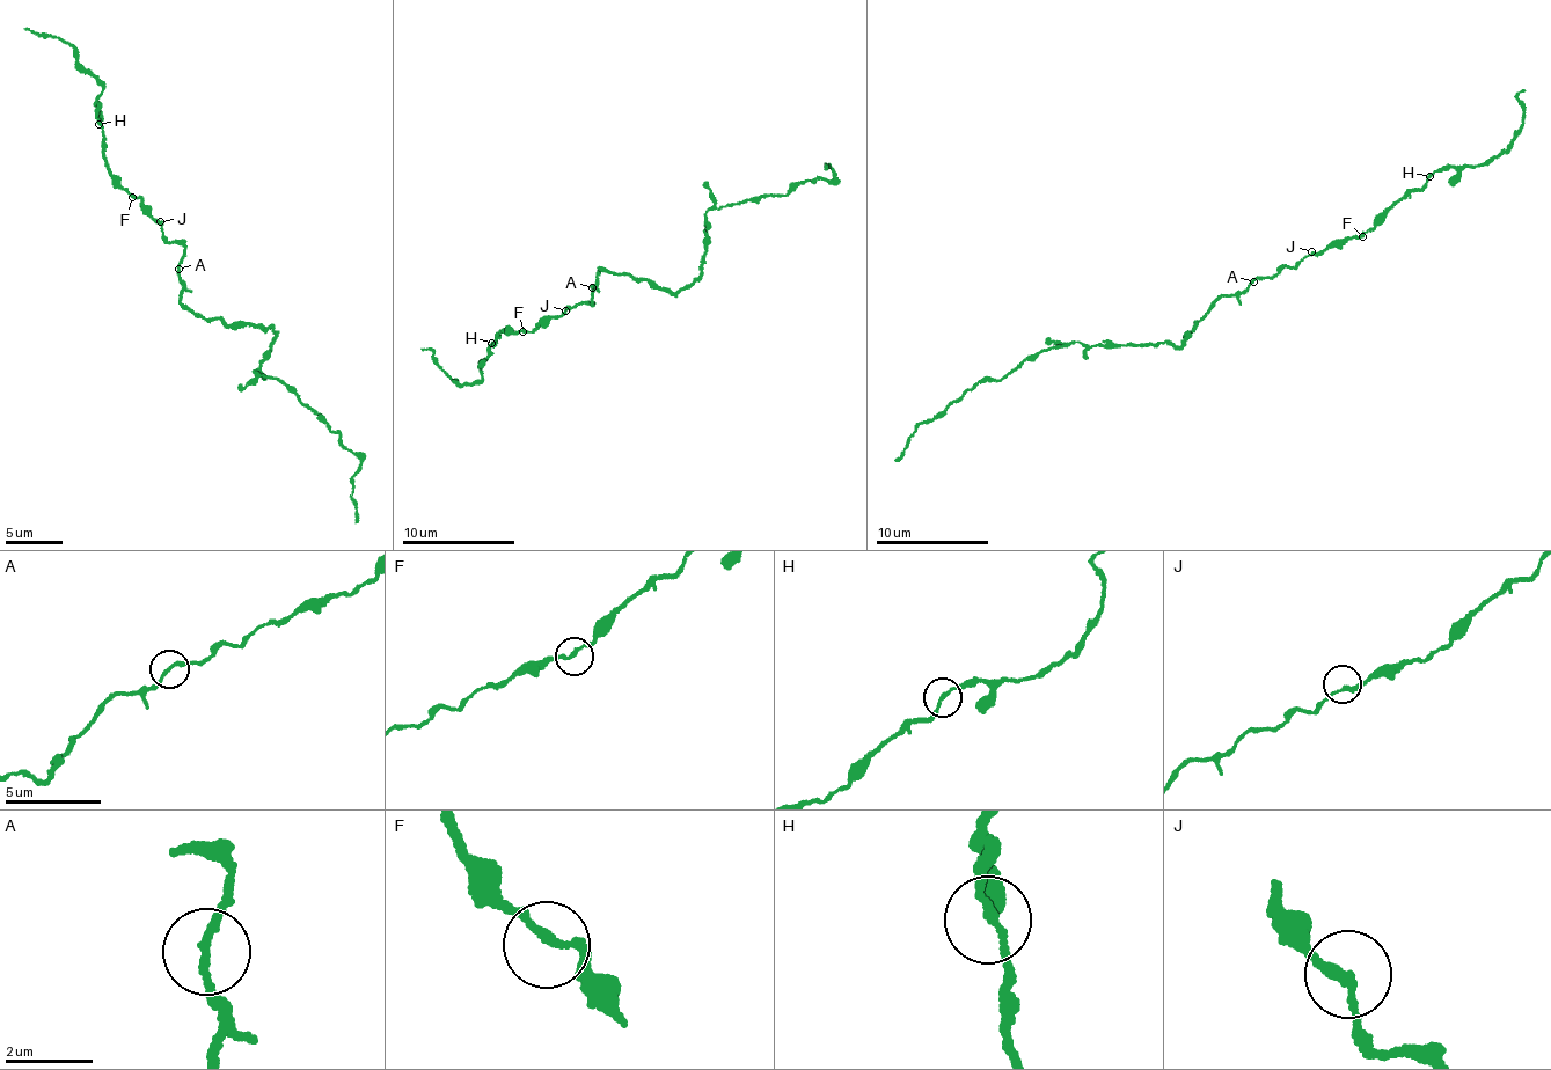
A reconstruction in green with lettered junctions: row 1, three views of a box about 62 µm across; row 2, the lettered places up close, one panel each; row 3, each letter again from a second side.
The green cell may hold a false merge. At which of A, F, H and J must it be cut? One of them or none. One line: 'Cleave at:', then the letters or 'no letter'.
Cleave at: no letter

